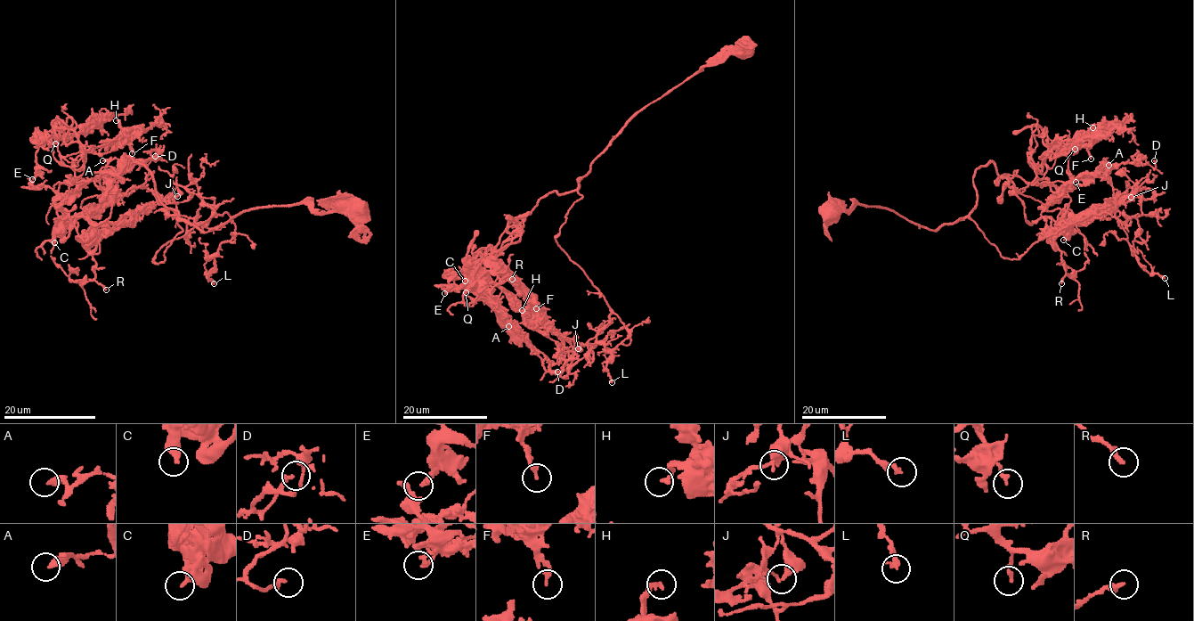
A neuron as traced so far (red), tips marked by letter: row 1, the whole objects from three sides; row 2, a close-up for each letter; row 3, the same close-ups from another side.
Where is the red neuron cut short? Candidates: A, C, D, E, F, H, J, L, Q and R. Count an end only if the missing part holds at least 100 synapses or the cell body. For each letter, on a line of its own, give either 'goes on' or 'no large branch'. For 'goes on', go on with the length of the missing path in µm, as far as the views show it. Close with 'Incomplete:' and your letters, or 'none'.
A: no large branch
C: no large branch
D: no large branch
E: no large branch
F: no large branch
H: no large branch
J: no large branch
L: no large branch
Q: no large branch
R: no large branch
Incomplete: none

